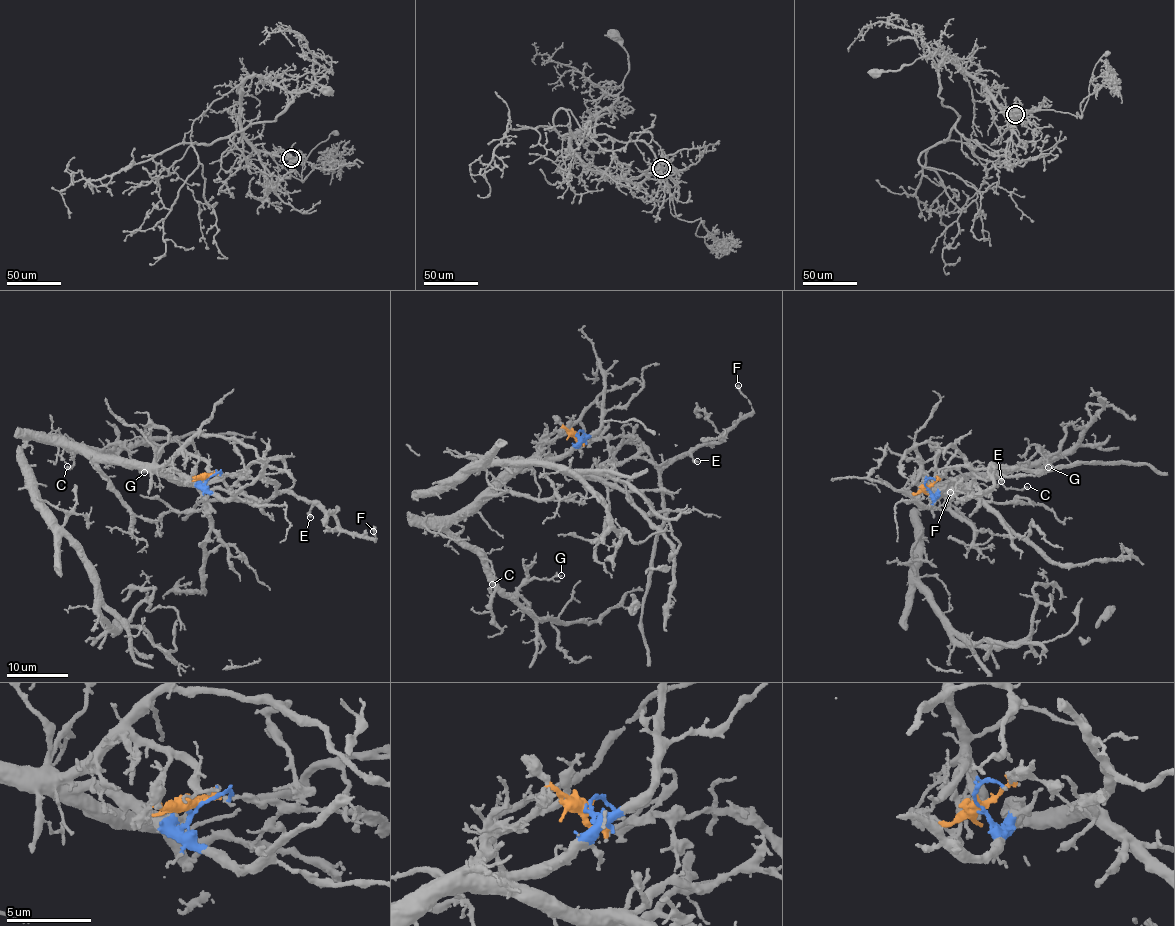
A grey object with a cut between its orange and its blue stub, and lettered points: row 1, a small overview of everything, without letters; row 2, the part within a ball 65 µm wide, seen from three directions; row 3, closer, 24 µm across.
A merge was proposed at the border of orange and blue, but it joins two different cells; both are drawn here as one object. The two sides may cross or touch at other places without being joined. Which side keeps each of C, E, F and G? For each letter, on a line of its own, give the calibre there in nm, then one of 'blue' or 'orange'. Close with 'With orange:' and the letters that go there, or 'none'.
C: calibre 240 nm; blue
E: calibre 320 nm; orange
F: calibre 340 nm; orange
G: calibre 200 nm; blue
With orange: E, F

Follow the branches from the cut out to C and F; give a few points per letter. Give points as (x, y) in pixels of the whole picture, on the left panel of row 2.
C: (209, 477), (199, 485), (172, 471), (106, 464), (54, 437), (72, 446), (74, 463), (69, 469), (67, 466)
F: (207, 477), (219, 474), (272, 480), (279, 492), (325, 510), (336, 525), (376, 540), (374, 531)

